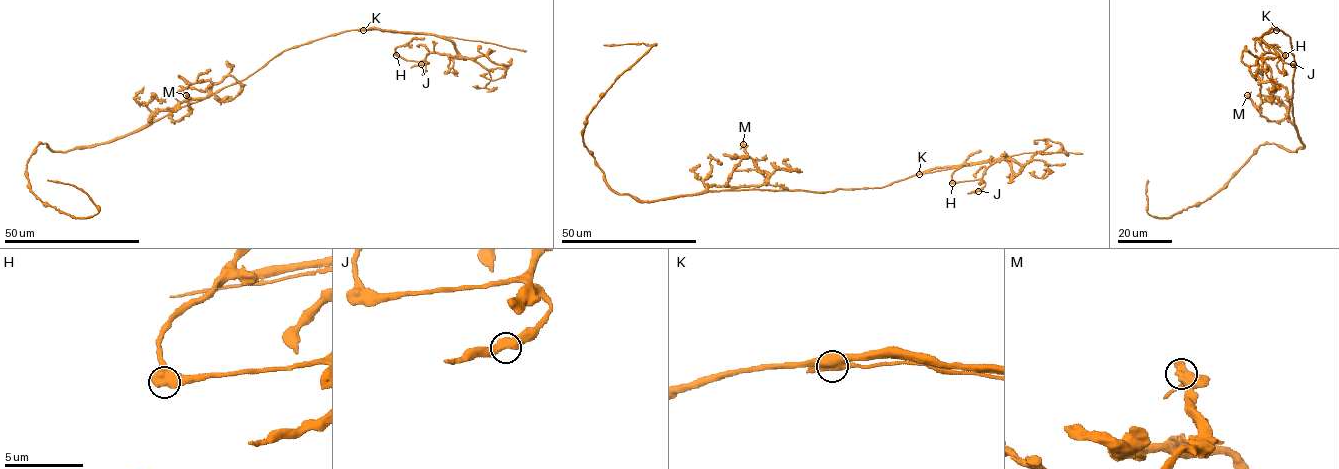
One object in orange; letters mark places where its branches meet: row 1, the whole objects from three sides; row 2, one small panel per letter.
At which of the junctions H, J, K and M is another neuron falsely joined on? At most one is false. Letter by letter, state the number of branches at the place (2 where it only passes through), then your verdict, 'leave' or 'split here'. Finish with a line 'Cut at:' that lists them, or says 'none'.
H: 2 branches meet; leave
J: 2 branches meet; leave
K: 2 branches meet; split here
M: 2 branches meet; leave
Cut at: K

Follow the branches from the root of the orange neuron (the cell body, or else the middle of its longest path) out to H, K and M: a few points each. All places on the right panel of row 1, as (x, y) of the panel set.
H: (1292, 98), (1290, 37), (1275, 29), (1262, 37), (1276, 53), (1264, 58), (1273, 53), (1282, 61), (1285, 55)
K: (1292, 98), (1295, 60), (1291, 39), (1283, 31), (1276, 30)
M: (1292, 98), (1293, 122), (1288, 111), (1279, 120), (1267, 120), (1247, 95)

